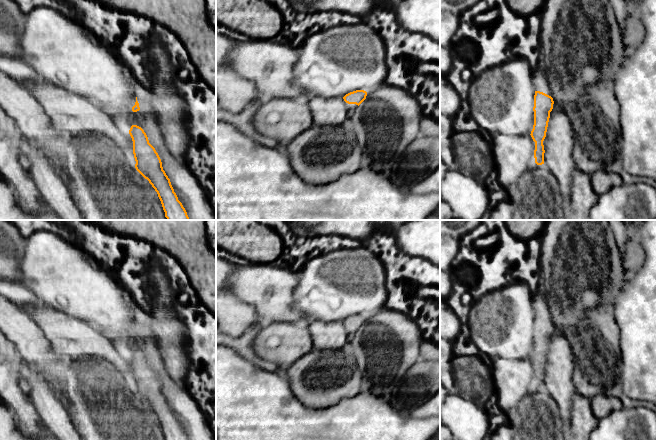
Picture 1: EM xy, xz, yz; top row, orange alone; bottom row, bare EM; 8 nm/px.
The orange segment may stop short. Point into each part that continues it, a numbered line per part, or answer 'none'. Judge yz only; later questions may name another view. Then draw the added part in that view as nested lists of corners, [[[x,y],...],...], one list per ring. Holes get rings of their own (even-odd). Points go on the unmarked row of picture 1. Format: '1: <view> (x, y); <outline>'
1: yz (541, 305); [[[538,288],[533,297],[533,307],[535,315],[543,316],[549,320],[553,320],[553,315],[551,314],[551,307],[545,291],[541,288]]]

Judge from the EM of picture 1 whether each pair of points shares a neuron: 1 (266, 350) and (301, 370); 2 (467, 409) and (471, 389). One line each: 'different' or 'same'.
1: different
2: different

